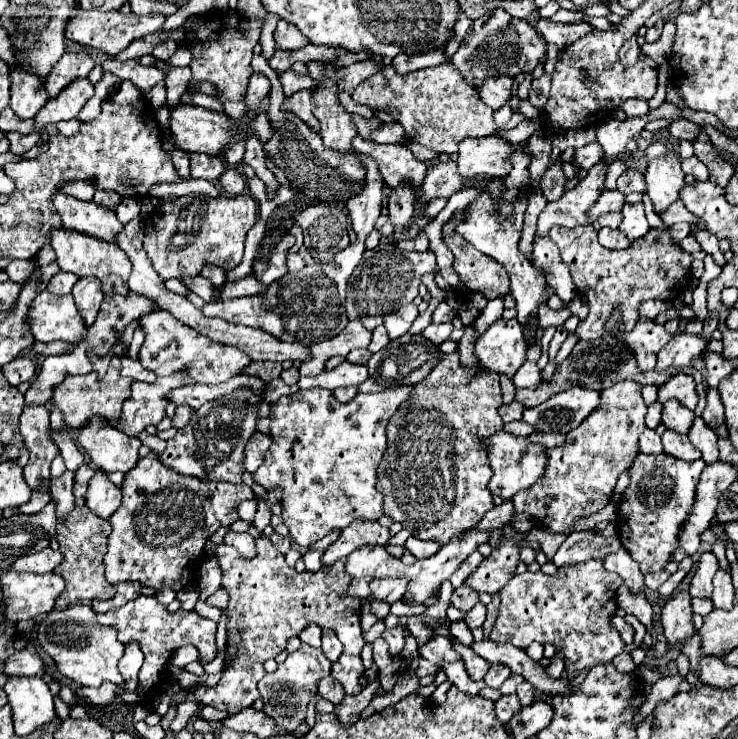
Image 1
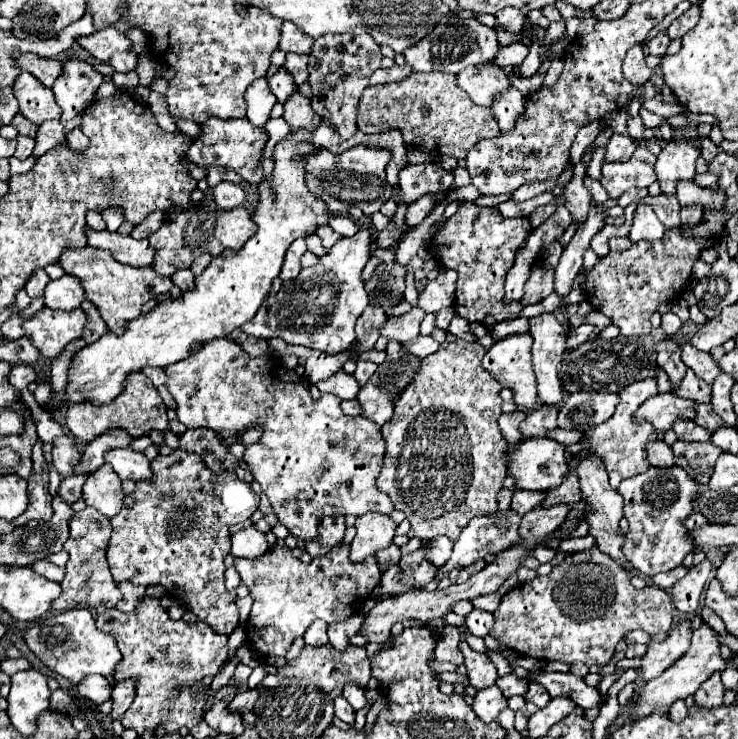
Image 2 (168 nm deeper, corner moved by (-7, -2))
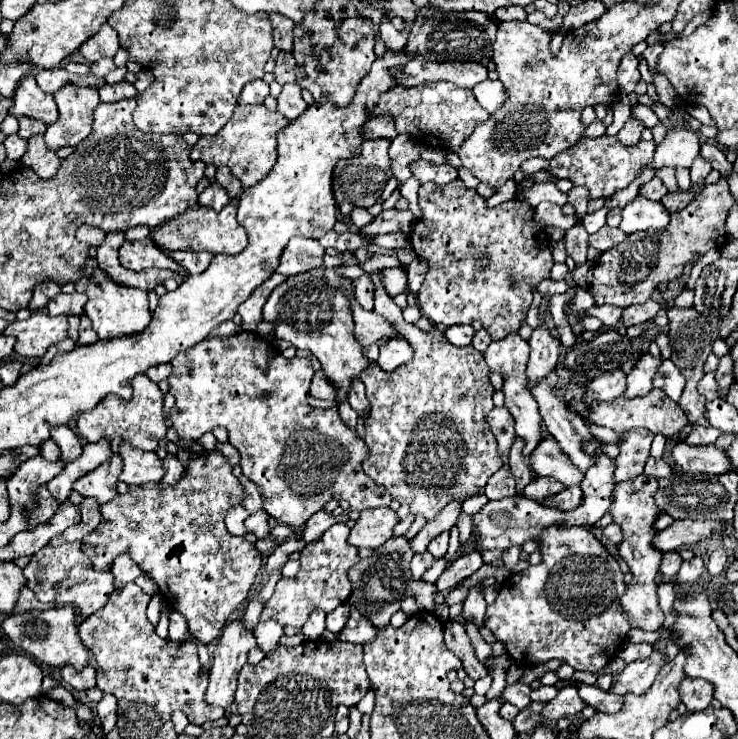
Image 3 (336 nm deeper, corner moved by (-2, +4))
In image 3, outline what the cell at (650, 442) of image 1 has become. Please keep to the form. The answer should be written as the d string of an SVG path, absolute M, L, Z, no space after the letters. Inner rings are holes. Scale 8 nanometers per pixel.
M648 457L646 467L644 467L644 473L646 473L646 475L652 475L652 477L668 477L668 475L672 473L672 467L670 467L670 463L664 461L664 459Z

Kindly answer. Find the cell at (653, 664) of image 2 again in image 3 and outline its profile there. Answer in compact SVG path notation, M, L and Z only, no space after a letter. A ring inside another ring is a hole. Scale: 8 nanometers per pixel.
M654 649L646 661L638 661L638 663L634 661L634 663L626 665L624 671L618 675L618 681L612 687L612 691L618 695L626 695L626 693L640 695L640 693L644 693L654 683L664 661L666 661L666 653L660 649Z

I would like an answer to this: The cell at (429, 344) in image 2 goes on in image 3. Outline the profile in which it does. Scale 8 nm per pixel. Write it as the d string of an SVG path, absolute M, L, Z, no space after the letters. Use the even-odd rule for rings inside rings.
M394 337L388 339L382 347L380 347L380 357L378 357L378 365L384 371L394 371L398 365L410 361L410 357L414 349L410 349L410 343L404 337Z

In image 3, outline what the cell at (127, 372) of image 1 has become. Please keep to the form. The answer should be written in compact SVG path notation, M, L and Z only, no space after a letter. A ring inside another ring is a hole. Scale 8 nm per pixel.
M166 363L166 365L156 365L156 367L152 367L152 369L146 371L146 377L152 379L154 383L158 383L158 381L166 379L166 377L170 375L170 371L172 371L172 367L170 367L168 363Z

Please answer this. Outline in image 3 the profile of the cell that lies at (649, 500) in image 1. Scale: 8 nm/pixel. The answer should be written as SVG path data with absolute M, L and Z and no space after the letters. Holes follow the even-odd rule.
M644 473L630 479L630 481L620 481L614 487L614 505L610 507L610 515L614 517L614 521L622 527L624 539L618 543L618 555L628 563L634 581L632 585L628 585L626 593L622 595L622 609L630 615L630 623L632 627L644 629L644 631L656 631L662 627L664 621L664 613L658 605L658 597L656 597L656 573L660 569L662 557L664 553L652 547L652 539L656 537L658 529L654 527L660 509L654 505L654 489L658 489L658 479L656 477L646 477Z

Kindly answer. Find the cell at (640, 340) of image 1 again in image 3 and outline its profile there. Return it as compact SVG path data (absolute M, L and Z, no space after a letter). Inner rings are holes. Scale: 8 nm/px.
M664 359L656 371L654 387L662 389L672 401L678 401L680 393L684 389L684 375L680 373L680 369L670 359Z

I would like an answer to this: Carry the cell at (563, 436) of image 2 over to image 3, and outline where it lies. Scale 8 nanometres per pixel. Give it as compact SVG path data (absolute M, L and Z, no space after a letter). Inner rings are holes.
M586 422L586 425L593 437L598 438L605 443L618 444L620 442L618 434L613 430L606 427L595 426L589 422Z

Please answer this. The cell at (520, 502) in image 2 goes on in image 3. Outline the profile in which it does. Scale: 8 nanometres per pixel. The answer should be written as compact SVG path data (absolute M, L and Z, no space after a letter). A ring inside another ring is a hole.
M542 477L542 479L534 479L530 485L526 485L522 495L532 499L532 501L542 501L542 499L546 499L550 495L560 493L562 489L564 489L562 483L558 483L558 481L550 479L550 477Z

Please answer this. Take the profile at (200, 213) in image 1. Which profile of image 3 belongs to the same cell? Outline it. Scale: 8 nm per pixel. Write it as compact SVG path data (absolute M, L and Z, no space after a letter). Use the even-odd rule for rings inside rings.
M228 203L220 213L216 213L210 207L196 205L188 213L182 213L182 217L172 217L168 223L162 223L158 229L152 229L150 239L168 251L210 251L210 253L226 253L226 255L238 255L246 249L246 231L236 221L236 205Z

